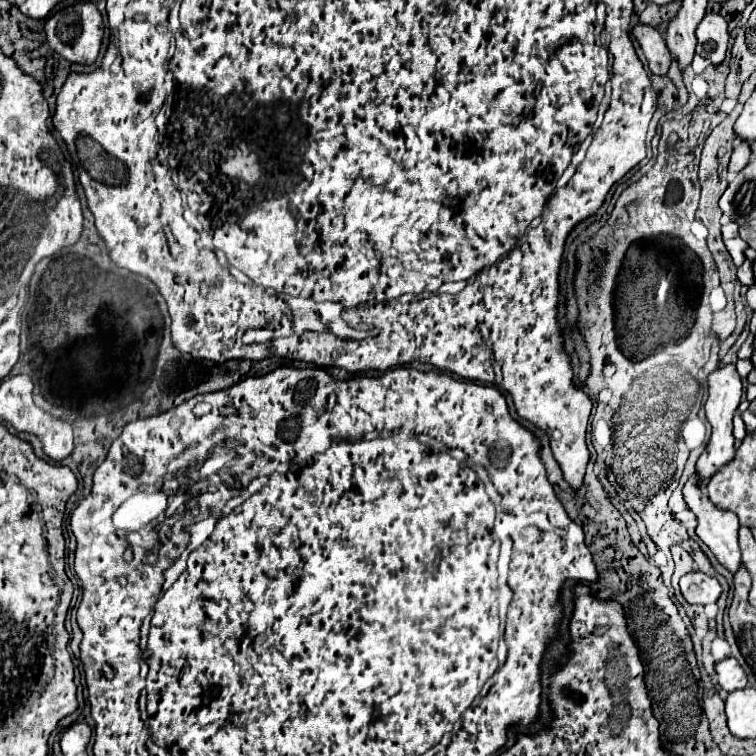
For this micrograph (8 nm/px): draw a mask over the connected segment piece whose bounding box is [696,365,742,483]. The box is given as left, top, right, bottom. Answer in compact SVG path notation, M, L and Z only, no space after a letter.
M726 365L726 367L716 369L714 373L710 373L708 387L710 387L710 395L708 395L704 409L706 409L708 421L712 425L712 437L710 437L710 443L706 445L704 453L698 457L698 463L696 463L696 477L700 483L706 483L710 477L714 477L736 455L734 435L732 435L732 417L740 405L740 395L742 395L742 381L740 381L740 375L738 375L734 365Z

